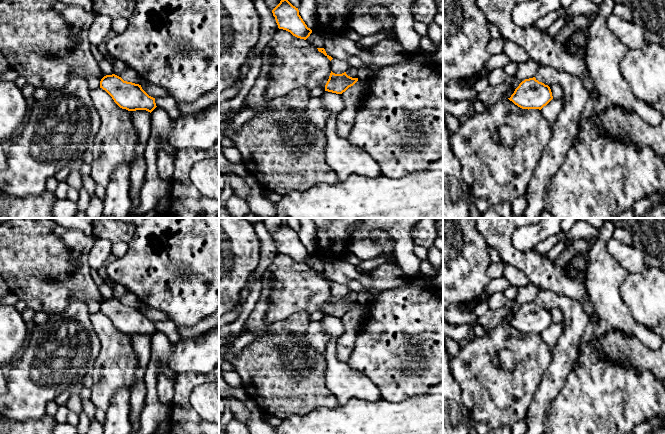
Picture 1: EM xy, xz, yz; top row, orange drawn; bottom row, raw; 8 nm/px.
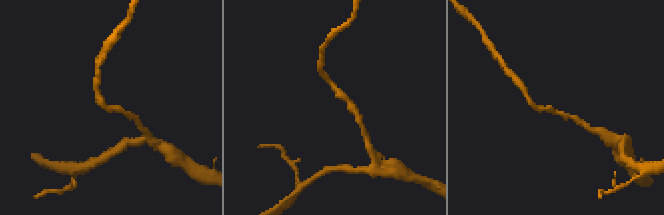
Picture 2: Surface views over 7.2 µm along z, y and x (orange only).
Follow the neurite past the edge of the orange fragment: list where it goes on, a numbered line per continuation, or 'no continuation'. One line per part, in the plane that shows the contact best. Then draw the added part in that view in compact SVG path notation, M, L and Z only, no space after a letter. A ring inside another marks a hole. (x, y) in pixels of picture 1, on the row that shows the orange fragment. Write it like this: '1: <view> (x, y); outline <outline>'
no continuation

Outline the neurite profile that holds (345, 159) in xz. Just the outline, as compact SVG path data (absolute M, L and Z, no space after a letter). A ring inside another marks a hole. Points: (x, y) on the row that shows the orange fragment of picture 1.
M330 114L323 130L326 162L338 180L343 181L353 174L366 177L382 175L378 163L367 152L351 144L347 138L337 135L338 115Z

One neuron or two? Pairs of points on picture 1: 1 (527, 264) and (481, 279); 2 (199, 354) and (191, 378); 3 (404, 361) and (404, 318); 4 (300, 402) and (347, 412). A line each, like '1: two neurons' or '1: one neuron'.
1: two neurons
2: two neurons
3: one neuron
4: two neurons

